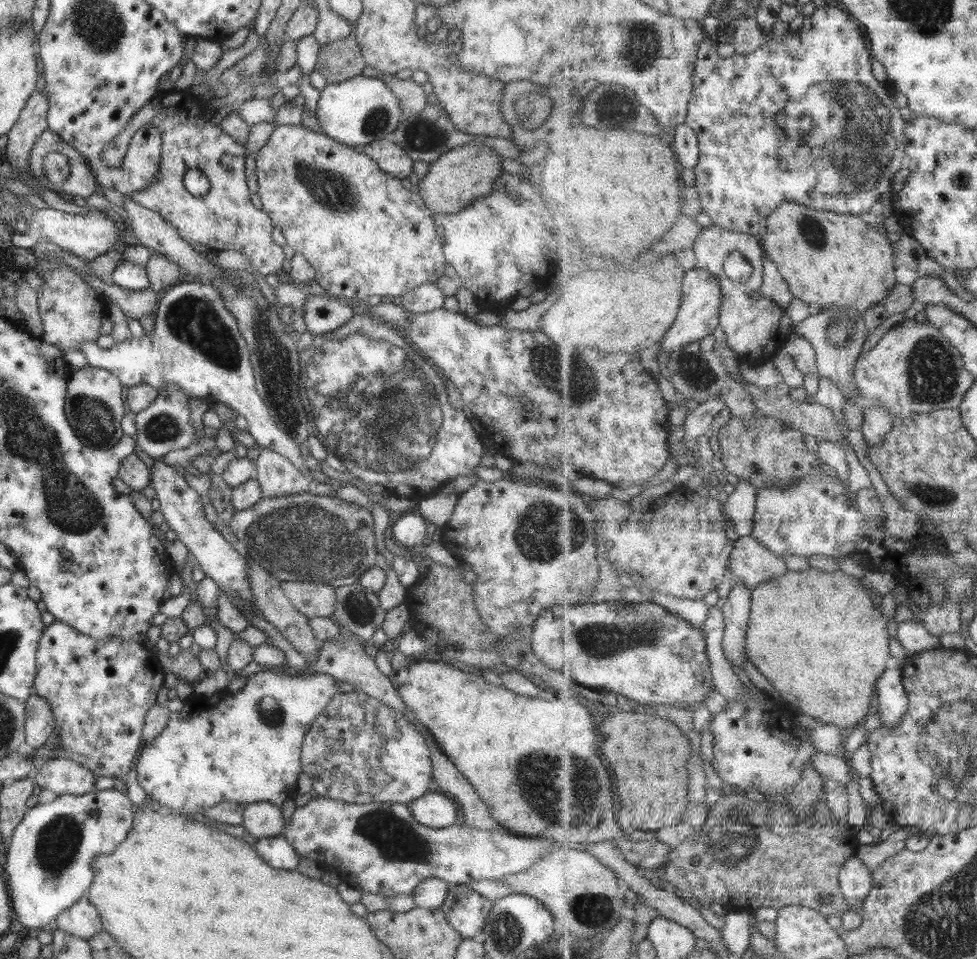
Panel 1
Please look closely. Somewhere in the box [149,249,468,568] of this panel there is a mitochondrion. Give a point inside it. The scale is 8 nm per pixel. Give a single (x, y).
(372, 404)

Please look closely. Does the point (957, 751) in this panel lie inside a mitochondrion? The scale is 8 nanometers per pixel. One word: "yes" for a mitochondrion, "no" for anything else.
yes

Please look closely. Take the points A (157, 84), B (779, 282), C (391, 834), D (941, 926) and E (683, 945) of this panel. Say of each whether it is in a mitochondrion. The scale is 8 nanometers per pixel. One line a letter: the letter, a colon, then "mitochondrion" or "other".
A: other
B: other
C: mitochondrion
D: mitochondrion
E: other

